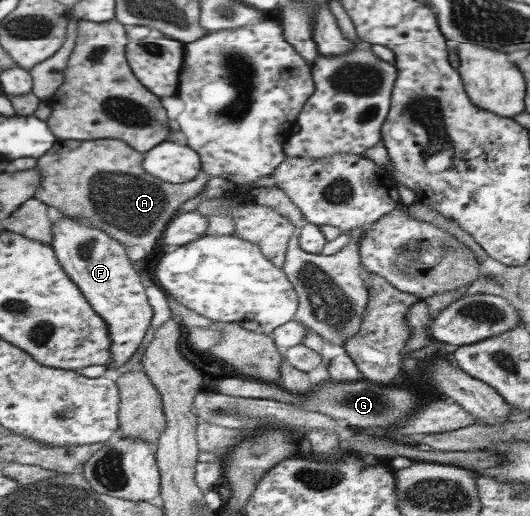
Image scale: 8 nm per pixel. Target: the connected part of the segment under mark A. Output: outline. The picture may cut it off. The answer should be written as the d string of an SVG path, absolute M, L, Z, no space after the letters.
M59 139L56 147L38 160L43 180L34 198L67 216L88 219L97 229L118 241L141 246L146 252L143 262L146 264L161 236L161 230L173 219L179 204L201 194L211 176L203 173L179 184L163 182L147 174L143 168L145 158L145 153L121 140Z

